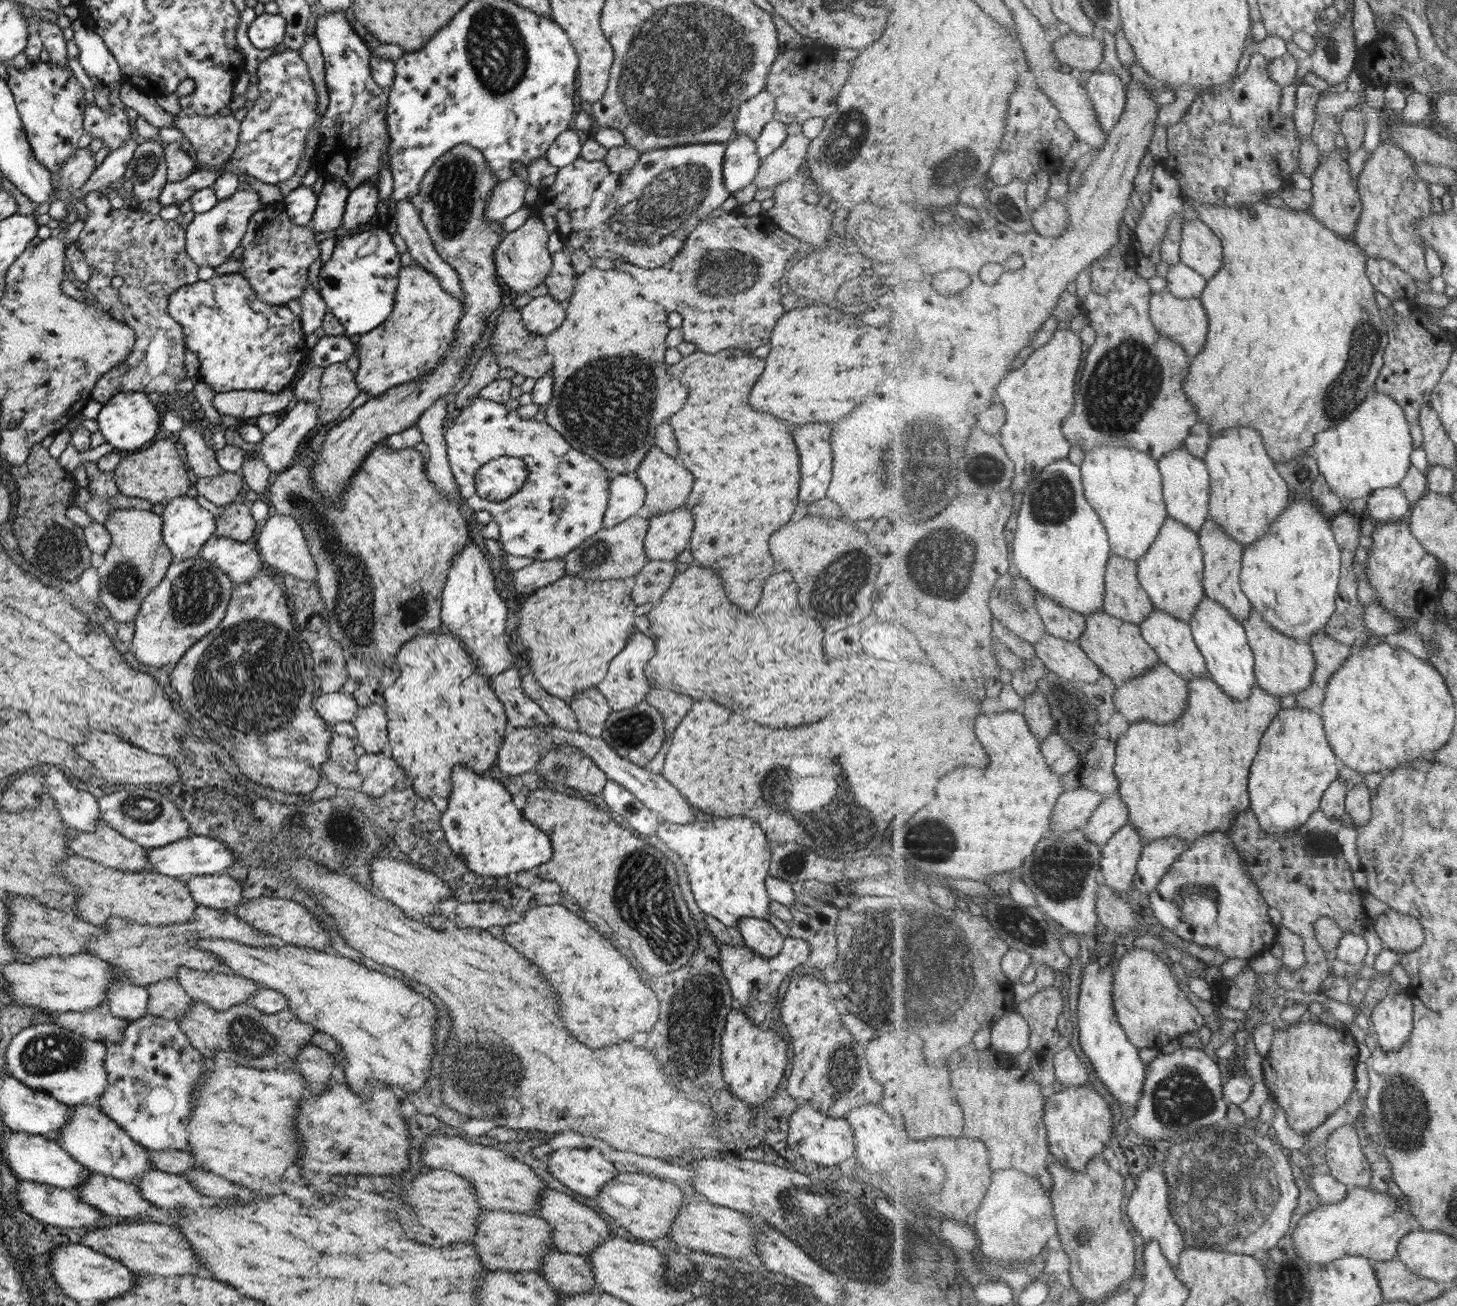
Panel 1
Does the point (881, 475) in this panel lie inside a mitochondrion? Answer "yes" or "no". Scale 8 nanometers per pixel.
yes

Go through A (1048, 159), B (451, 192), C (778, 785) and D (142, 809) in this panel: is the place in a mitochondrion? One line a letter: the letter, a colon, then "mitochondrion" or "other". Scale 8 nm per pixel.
A: other
B: mitochondrion
C: mitochondrion
D: mitochondrion

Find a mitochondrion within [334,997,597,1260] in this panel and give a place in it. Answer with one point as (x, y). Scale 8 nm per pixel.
(501, 1058)

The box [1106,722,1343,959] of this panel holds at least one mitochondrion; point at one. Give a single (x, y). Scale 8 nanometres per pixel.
(1190, 899)

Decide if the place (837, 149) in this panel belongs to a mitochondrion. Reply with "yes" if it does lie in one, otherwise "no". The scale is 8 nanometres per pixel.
yes

